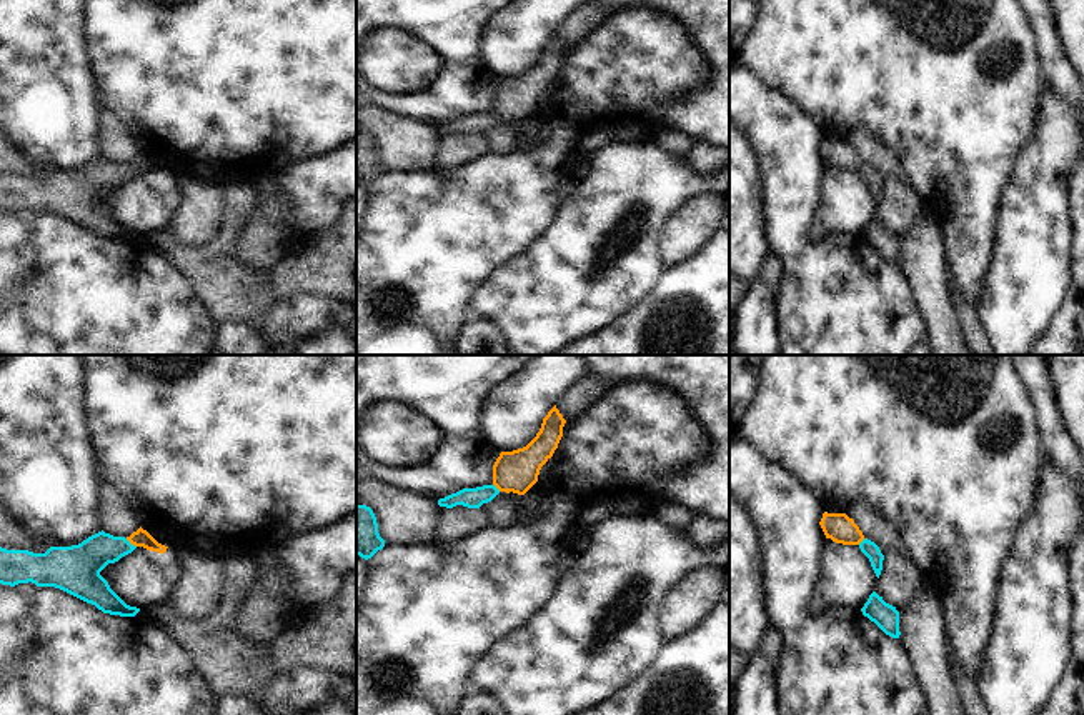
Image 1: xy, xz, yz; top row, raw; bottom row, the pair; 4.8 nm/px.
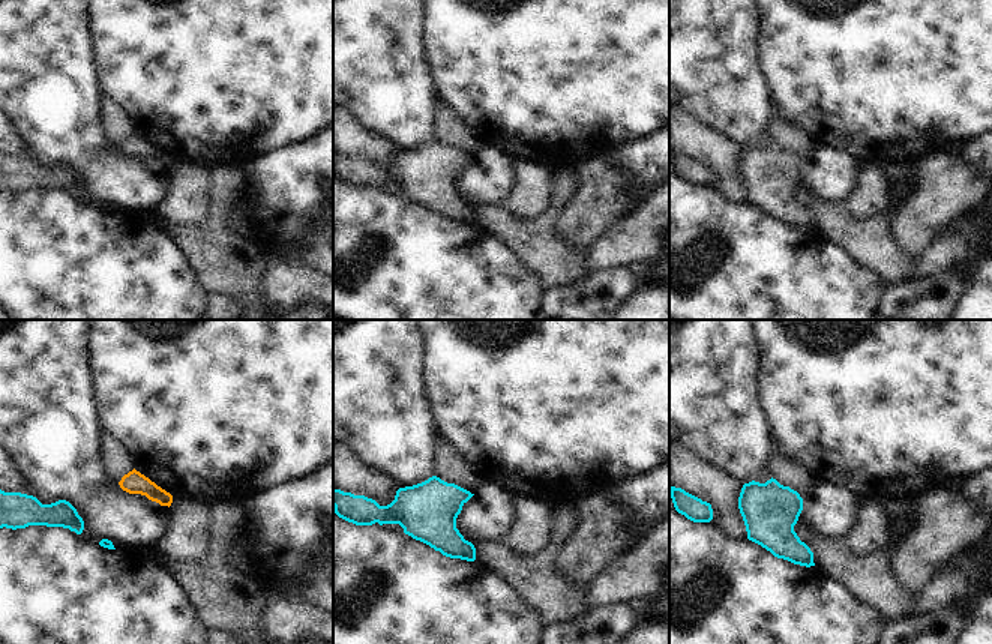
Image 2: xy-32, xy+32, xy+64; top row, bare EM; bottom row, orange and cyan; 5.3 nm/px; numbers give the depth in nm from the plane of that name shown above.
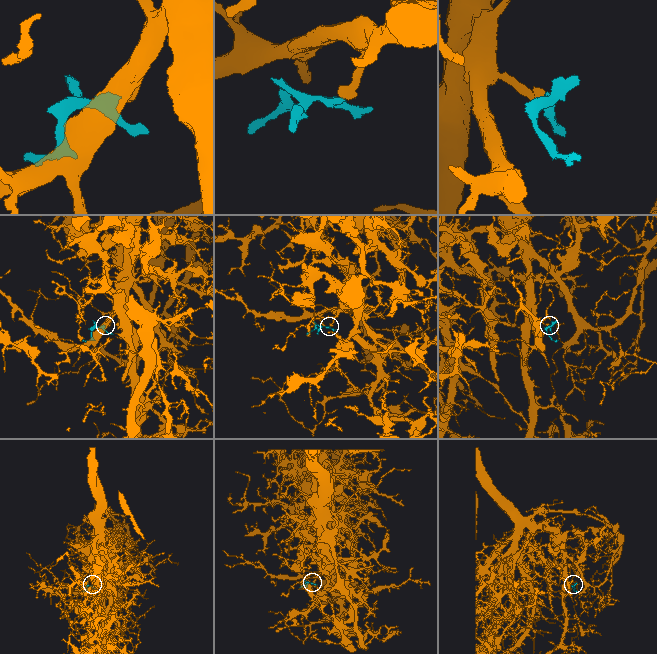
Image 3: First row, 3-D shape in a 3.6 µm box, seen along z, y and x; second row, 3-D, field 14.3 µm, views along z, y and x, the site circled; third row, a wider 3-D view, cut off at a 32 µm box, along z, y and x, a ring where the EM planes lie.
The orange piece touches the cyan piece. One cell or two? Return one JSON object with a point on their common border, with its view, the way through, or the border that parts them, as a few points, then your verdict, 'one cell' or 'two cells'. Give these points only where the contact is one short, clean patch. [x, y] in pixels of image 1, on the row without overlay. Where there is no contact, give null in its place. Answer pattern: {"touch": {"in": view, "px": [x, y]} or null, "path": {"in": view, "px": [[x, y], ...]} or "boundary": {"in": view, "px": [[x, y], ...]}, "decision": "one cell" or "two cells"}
{"touch": {"in": "xy", "px": [130, 169]}, "path": {"in": "xy", "px": [[140, 164], [130, 169], [100, 175], [84, 189]]}, "decision": "one cell"}

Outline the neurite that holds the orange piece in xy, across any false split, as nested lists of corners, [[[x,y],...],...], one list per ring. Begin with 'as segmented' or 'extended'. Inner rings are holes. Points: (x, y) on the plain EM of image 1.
extended | [[[142,153],[127,165],[102,157],[78,172],[50,173],[45,180],[0,173],[0,210],[15,213],[32,208],[37,213],[55,213],[103,240],[135,243],[140,235],[127,232],[100,198],[137,173],[158,180],[168,175]]]

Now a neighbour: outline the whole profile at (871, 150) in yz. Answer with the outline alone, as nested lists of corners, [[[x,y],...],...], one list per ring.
[[[856,127],[844,135],[844,140],[854,147],[864,165],[874,168],[883,182],[899,180],[909,183],[899,158],[886,148],[866,127]]]

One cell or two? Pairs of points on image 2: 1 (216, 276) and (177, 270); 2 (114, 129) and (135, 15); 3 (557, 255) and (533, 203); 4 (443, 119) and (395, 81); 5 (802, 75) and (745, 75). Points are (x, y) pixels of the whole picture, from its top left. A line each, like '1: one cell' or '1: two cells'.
1: two cells
2: two cells
3: two cells
4: two cells
5: two cells

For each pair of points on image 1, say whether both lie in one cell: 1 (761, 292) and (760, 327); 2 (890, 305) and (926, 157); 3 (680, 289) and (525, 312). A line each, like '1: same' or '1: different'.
1: same
2: different
3: different

